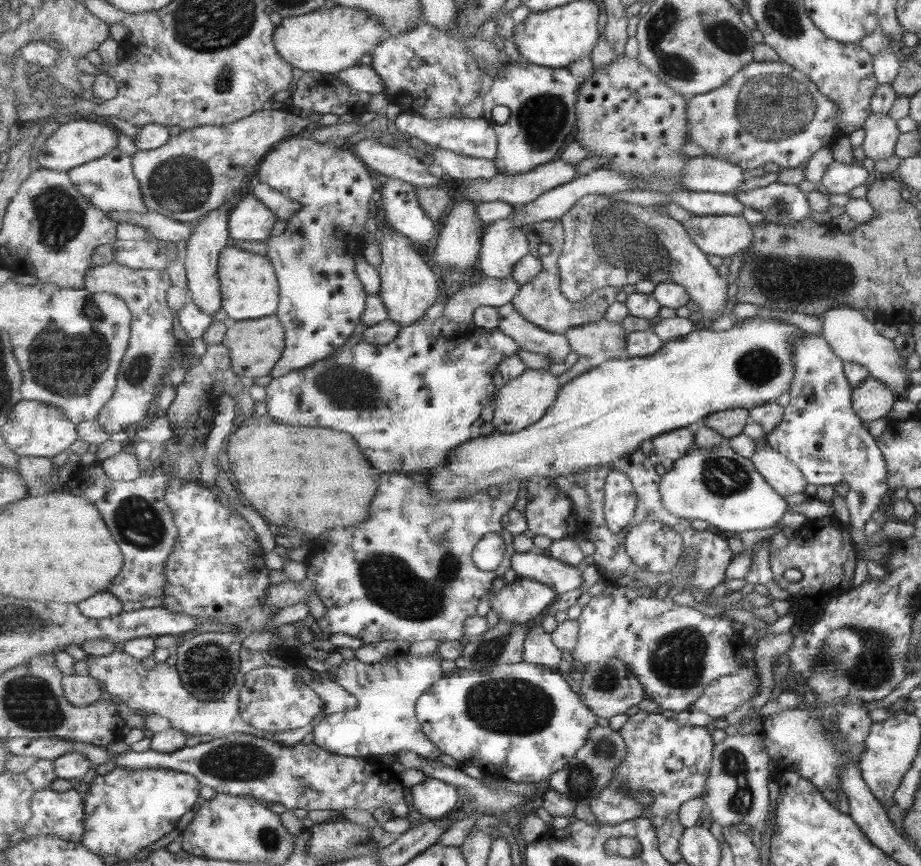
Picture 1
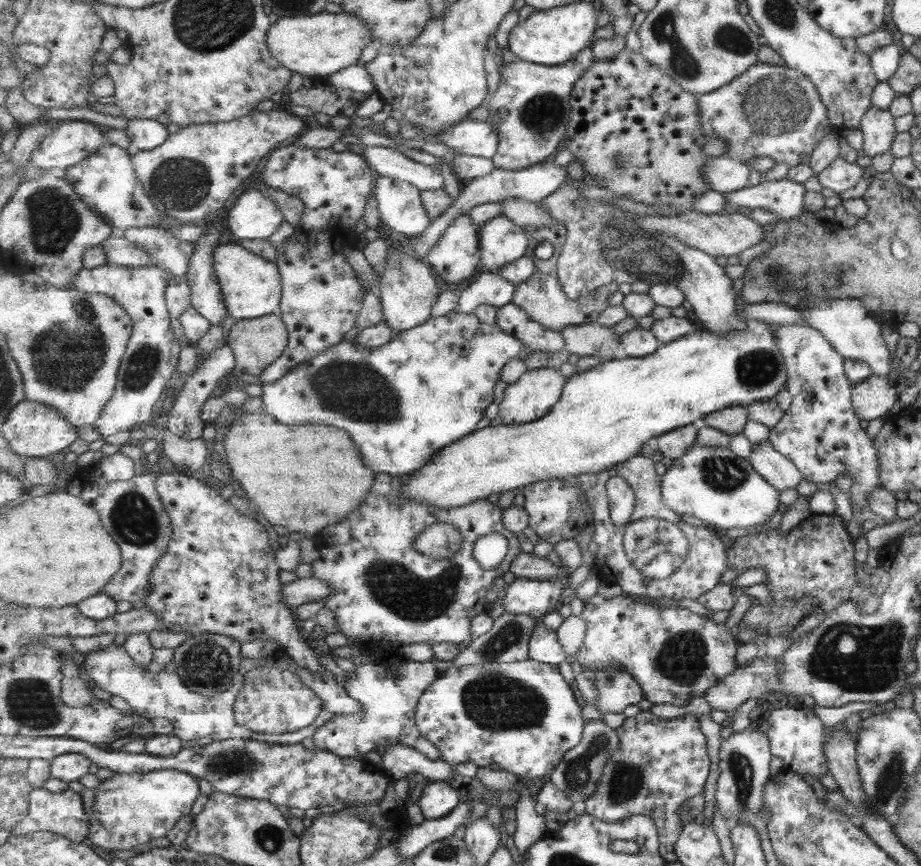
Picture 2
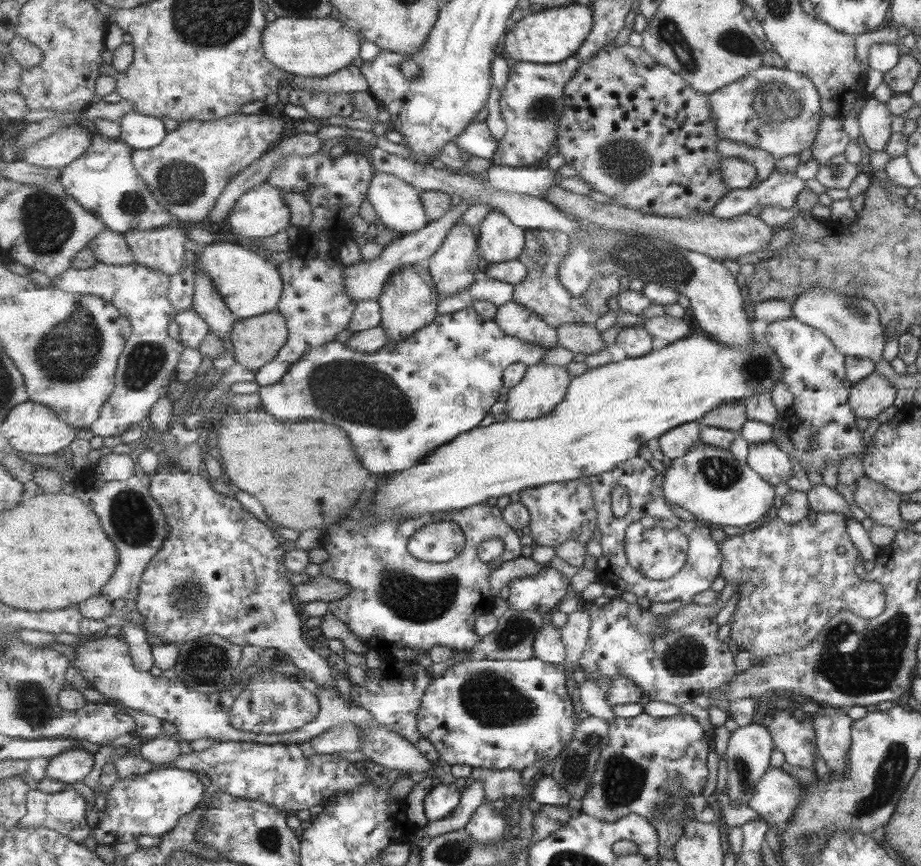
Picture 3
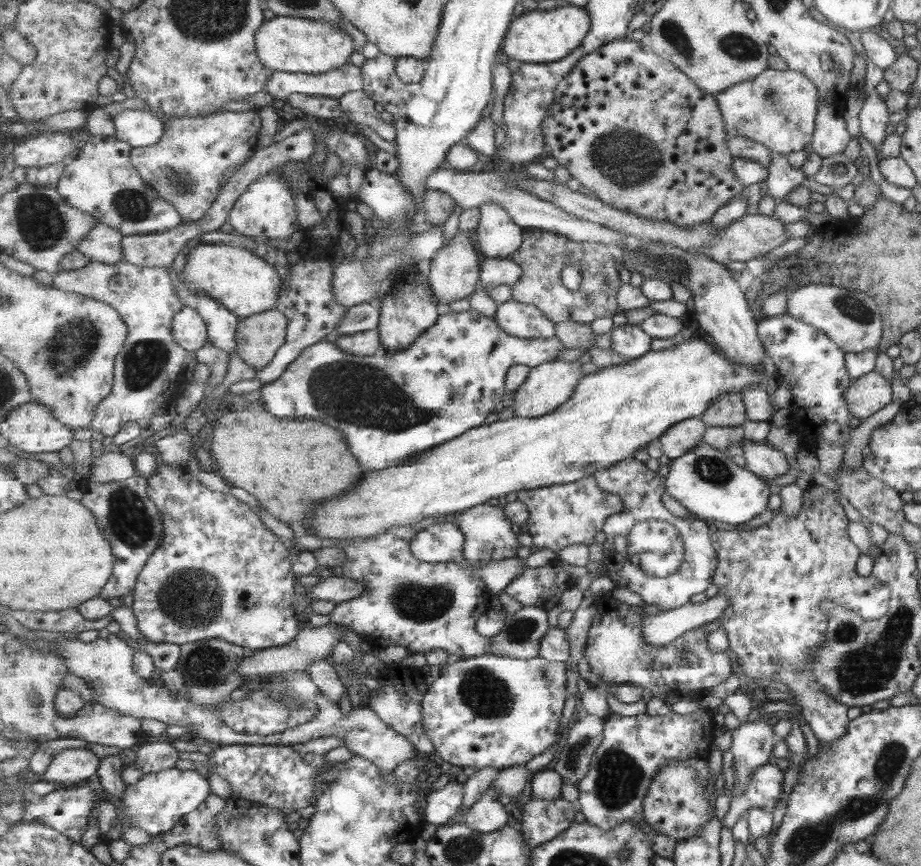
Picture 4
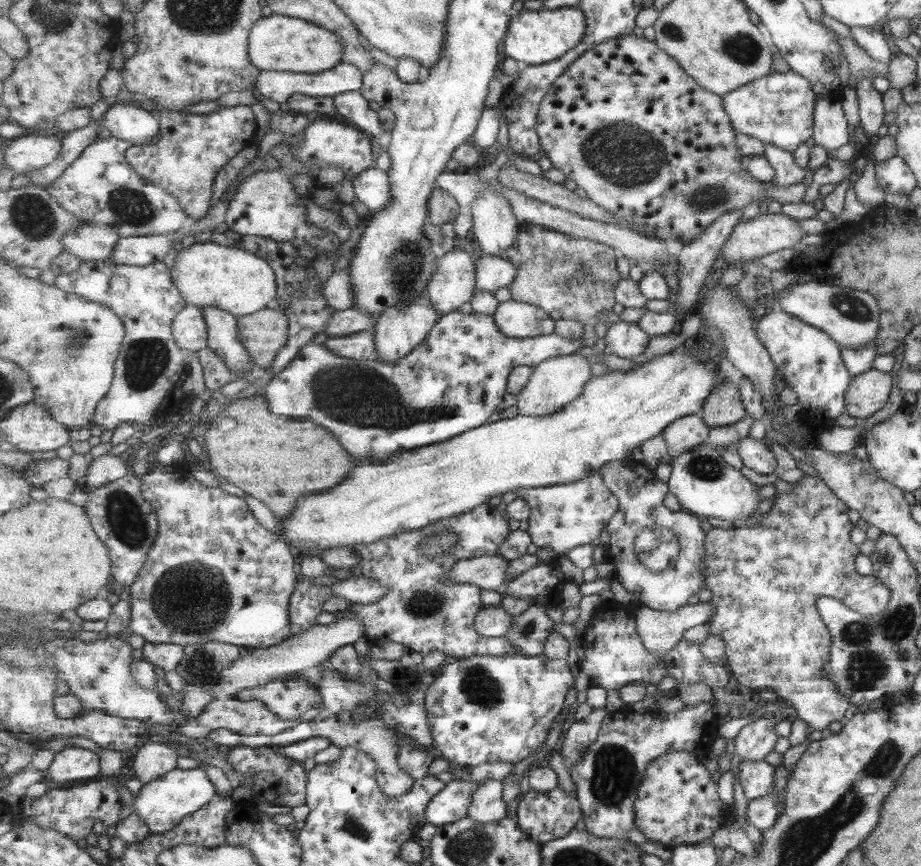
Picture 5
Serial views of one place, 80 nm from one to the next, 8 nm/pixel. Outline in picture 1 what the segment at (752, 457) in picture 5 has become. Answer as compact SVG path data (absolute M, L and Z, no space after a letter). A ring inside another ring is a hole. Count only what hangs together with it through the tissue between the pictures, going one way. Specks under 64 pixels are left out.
M761 439L757 446L757 452L751 461L757 471L763 475L774 491L786 497L788 495L803 493L807 482L803 474L789 463L787 458L771 449L768 441Z

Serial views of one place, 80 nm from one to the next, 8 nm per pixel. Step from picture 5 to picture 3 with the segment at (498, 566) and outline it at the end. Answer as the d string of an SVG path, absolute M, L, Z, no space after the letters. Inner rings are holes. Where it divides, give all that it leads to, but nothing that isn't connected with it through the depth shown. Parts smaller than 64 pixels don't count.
M517 558L516 560L505 562L501 568L493 570L490 577L491 596L498 597L504 591L505 584L509 586L512 580L537 576L547 565L541 566L531 560L531 558Z

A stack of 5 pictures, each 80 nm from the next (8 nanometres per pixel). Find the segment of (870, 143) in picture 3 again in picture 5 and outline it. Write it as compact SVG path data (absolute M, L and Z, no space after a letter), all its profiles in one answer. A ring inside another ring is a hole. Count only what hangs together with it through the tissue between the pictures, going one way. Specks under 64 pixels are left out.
M867 77L860 81L855 88L858 104L858 124L866 138L876 135L877 128L882 125L883 110L881 94L877 93Z

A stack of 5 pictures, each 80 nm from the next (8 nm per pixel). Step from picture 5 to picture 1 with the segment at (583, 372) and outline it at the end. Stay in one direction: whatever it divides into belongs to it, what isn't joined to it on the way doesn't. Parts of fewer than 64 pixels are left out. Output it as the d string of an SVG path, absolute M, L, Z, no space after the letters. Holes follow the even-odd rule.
M527 369L519 378L506 382L497 392L494 418L491 421L494 430L513 434L539 422L558 401L562 387L558 376L553 376L545 369Z

